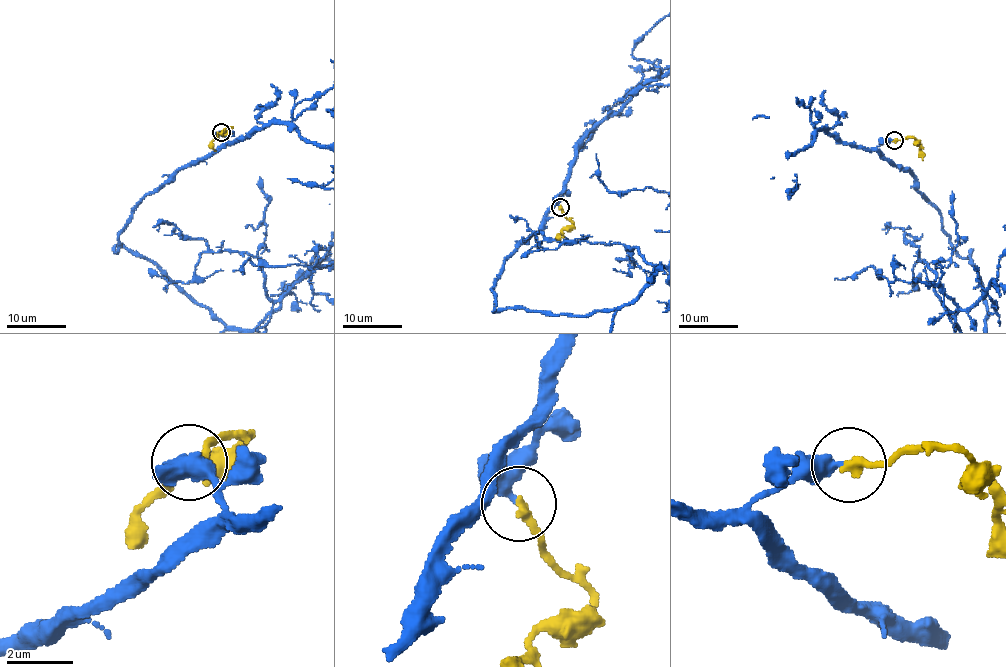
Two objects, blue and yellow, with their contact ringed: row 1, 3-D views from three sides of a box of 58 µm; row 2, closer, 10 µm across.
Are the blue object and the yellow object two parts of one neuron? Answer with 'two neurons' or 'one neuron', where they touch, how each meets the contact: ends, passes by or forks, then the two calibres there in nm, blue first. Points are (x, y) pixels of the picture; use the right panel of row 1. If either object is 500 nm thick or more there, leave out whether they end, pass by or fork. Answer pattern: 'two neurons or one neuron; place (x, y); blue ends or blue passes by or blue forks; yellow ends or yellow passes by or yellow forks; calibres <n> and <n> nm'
one neuron; place (894, 140); blue ends; yellow ends; calibres 400 and 280 nm

